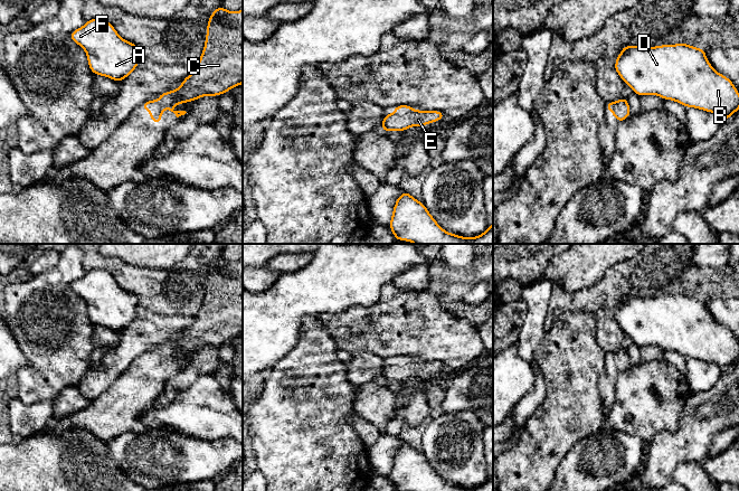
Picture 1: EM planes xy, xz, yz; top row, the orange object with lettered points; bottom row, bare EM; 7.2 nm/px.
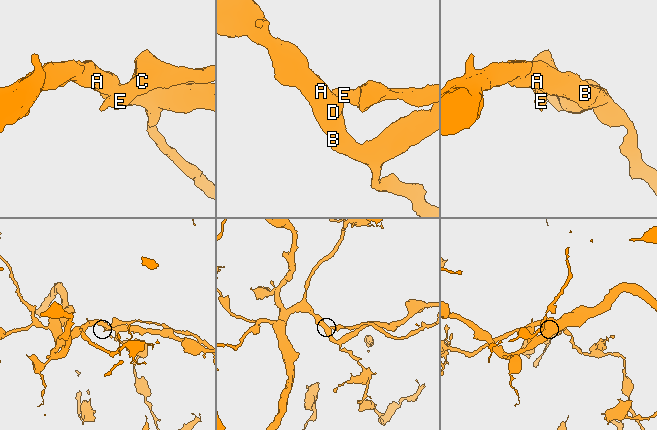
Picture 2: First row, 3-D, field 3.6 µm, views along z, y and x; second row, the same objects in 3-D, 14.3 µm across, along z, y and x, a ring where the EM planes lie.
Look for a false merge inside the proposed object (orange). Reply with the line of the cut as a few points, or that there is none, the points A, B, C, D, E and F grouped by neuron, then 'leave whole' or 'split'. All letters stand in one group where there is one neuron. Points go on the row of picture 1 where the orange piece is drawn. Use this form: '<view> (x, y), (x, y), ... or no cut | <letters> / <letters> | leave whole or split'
no cut | A B C D E F | leave whole

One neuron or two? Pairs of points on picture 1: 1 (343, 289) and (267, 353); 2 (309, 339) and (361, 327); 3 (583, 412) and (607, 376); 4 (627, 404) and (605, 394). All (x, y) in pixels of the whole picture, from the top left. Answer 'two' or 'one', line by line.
1: one
2: two
3: two
4: two

